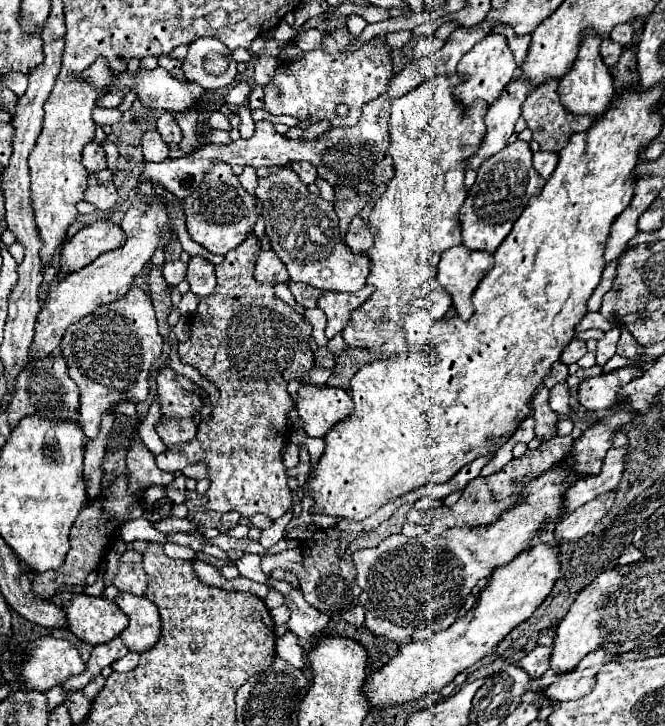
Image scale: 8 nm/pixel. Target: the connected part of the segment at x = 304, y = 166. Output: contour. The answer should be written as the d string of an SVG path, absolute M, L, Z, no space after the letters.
M296 161L296 163L290 163L290 167L292 167L292 171L300 177L300 181L302 181L304 185L314 183L314 181L316 181L316 177L318 177L316 169L314 169L308 161Z

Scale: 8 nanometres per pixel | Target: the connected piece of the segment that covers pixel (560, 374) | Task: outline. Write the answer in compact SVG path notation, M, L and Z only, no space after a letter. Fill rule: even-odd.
M556 361L556 363L552 365L552 369L550 369L550 373L546 375L546 383L544 383L544 385L550 389L550 387L554 387L556 383L566 381L566 377L568 377L568 367Z

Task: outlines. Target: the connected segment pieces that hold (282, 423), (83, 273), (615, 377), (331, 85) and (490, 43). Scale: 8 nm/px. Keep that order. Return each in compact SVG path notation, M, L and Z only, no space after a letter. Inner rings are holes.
M254 233L240 247L228 251L224 261L216 265L218 285L214 293L200 299L198 309L188 315L190 337L178 345L178 357L212 381L220 397L212 405L210 419L198 423L196 439L168 447L156 457L156 465L174 473L192 463L206 463L210 481L206 497L212 511L238 511L242 517L262 513L278 519L292 503L280 455L290 437L288 413L294 407L286 385L314 367L308 345L312 325L274 295L274 285L254 279L258 253L260 239Z
M138 193L138 199L128 209L120 227L126 235L126 243L120 249L114 249L110 253L100 255L88 267L84 267L84 269L80 269L72 275L70 273L64 275L64 277L56 275L56 279L50 285L48 301L42 307L42 311L38 315L38 321L36 321L36 335L34 335L34 341L32 341L32 347L30 347L30 361L42 359L44 355L50 355L60 345L64 331L72 323L80 321L84 315L90 315L92 311L96 311L96 307L120 299L130 289L130 283L134 281L134 277L150 261L152 253L158 247L166 249L172 235L174 235L174 231L168 223L166 209L160 203L160 199L156 197L154 201L148 201L148 197L140 195L140 193Z
M622 367L612 373L602 373L598 377L584 379L578 387L578 401L588 411L608 411L618 405L616 395L620 387L640 377L642 369L638 367Z
M336 27L332 31L324 31L324 45L320 49L306 51L298 61L282 61L274 79L264 87L264 109L274 115L296 117L298 121L310 119L316 123L328 119L332 127L356 125L362 105L388 89L394 71L386 35L372 37L360 47L354 47L354 43L356 35L352 35L348 27ZM338 103L346 103L350 107L346 119L334 115Z
M488 35L486 39L482 39L468 55L464 55L464 59L458 65L458 73L462 75L462 83L456 85L454 97L458 99L458 103L462 107L472 107L474 101L482 99L488 105L492 105L504 91L504 87L510 83L510 79L514 77L518 65L512 57L512 51L508 49L508 41L504 35Z

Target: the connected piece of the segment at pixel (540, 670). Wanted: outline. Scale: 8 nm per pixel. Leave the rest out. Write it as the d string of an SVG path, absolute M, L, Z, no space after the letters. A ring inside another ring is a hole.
M538 645L532 653L528 653L524 659L520 659L516 665L520 665L532 679L538 679L548 671L550 655L552 655L552 647Z

